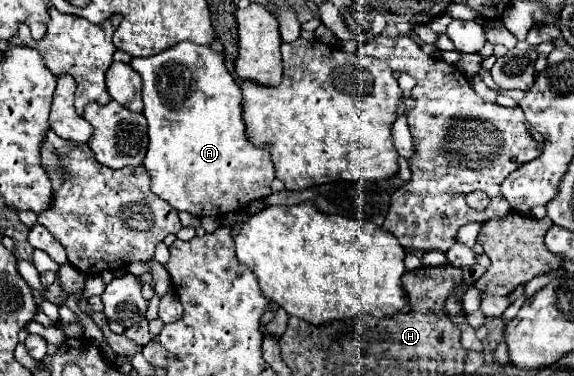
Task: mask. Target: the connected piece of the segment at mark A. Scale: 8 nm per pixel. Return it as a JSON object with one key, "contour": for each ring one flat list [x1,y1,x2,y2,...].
{"contour":[[183,41,151,57,133,57,129,65,143,79,143,115,149,123,149,149,143,167,151,177,151,191,157,197,179,213,187,211,195,217,223,217,271,193,271,181,275,179,273,161,267,149,249,145,245,137,241,121,241,87,229,75,223,55,215,53,211,47]]}

